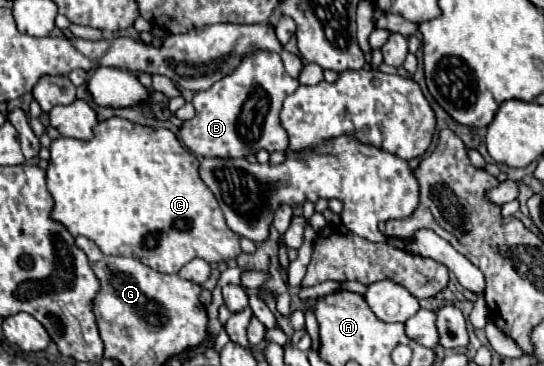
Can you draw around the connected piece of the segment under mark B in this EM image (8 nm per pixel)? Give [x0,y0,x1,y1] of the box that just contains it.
[179,48,299,158]

